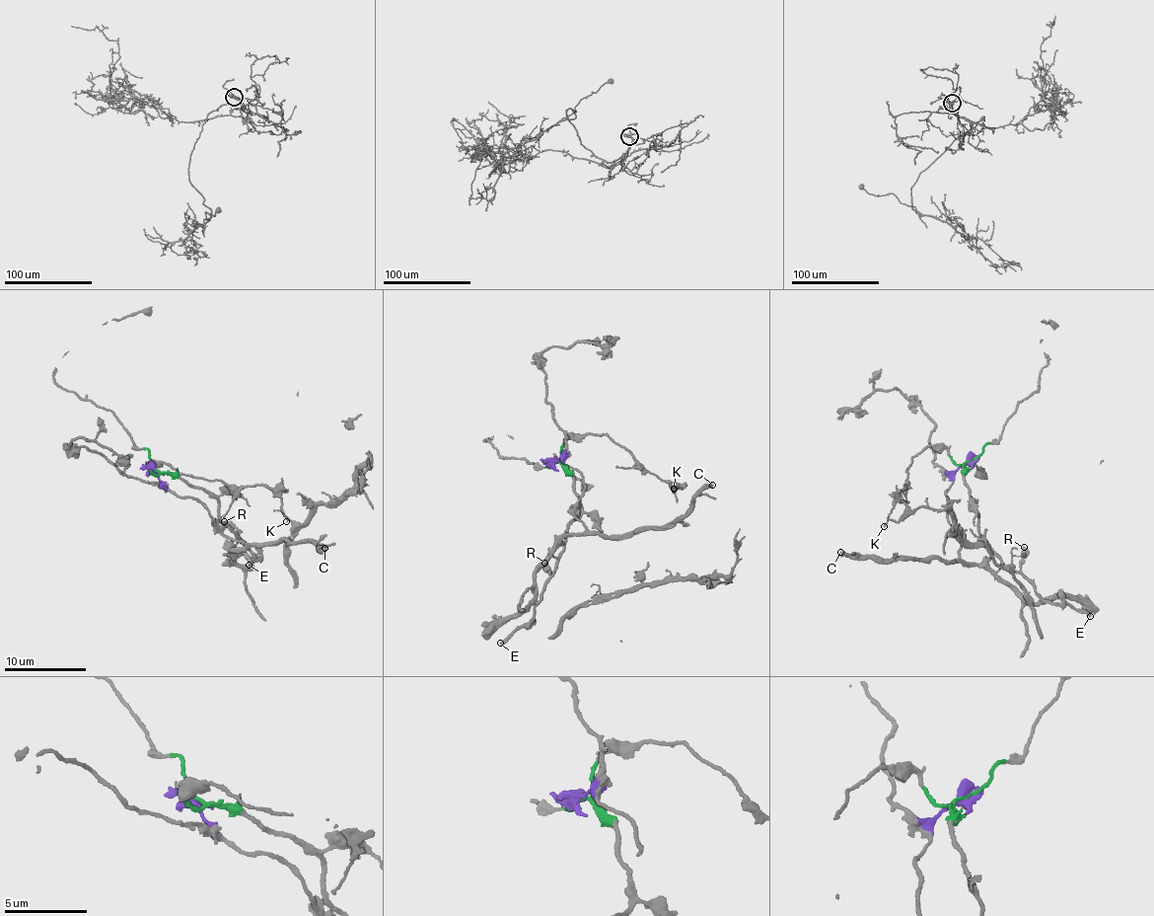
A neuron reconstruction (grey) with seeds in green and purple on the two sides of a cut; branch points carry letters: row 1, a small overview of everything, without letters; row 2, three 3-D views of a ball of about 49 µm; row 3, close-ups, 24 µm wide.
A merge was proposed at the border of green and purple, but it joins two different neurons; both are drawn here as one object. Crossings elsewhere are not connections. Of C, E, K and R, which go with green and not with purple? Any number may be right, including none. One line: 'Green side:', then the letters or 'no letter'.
Green side: E, K, R

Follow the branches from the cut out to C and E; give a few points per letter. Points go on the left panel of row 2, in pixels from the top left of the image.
C: (152, 469), (180, 496), (208, 510), (226, 536), (249, 542), (307, 543), (322, 553), (324, 548)
E: (152, 469), (172, 473), (217, 501), (217, 517), (245, 542), (255, 560), (260, 558), (255, 557), (250, 565)

